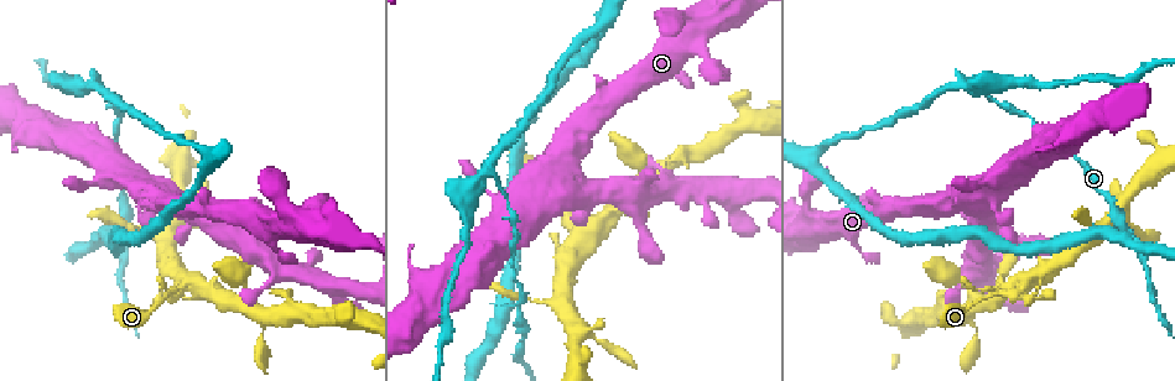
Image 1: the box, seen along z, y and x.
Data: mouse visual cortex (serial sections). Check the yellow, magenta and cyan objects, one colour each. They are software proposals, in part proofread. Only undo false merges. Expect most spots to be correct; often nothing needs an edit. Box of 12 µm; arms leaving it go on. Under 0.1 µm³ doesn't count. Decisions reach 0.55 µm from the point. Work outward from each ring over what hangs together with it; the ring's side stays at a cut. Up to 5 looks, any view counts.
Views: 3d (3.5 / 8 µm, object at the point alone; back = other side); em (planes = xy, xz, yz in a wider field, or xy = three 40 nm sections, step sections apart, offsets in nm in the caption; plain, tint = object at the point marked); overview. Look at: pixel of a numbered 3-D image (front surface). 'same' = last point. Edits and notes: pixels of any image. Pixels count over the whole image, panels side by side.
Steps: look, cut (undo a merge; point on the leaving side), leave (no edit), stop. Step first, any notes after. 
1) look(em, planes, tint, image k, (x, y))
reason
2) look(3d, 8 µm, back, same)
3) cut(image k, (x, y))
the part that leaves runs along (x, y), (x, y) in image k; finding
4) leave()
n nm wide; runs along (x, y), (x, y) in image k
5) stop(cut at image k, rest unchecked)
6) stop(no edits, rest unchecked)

look(3d, 8 µm, image 1, (93, 84))
two arms in line, one across

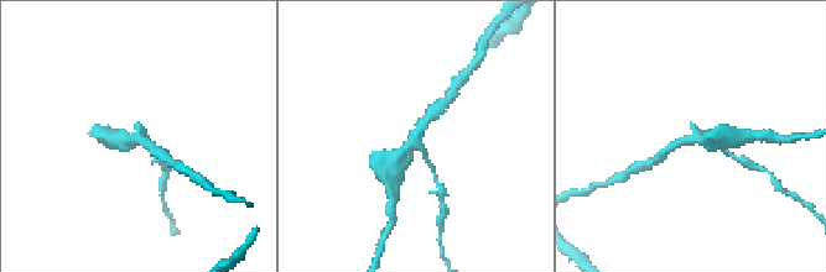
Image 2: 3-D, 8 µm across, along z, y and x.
look(em, xy, step 3, tint, image 2, (698, 135))
3 arms; arms of 100, 200, 400 nm; shape alone is not enough

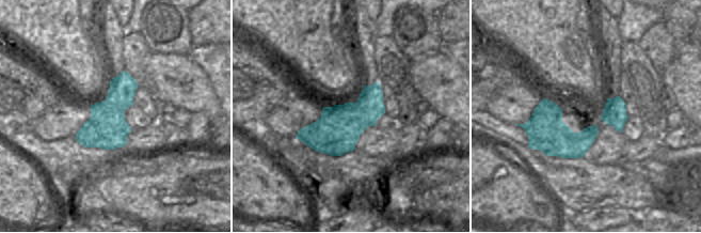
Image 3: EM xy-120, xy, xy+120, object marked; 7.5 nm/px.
cut(image 2, (404, 161))
the part that leaves runs along (700, 136), (674, 144), (661, 156) in image 2; a second cell is stuck on

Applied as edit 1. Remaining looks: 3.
look(overview)

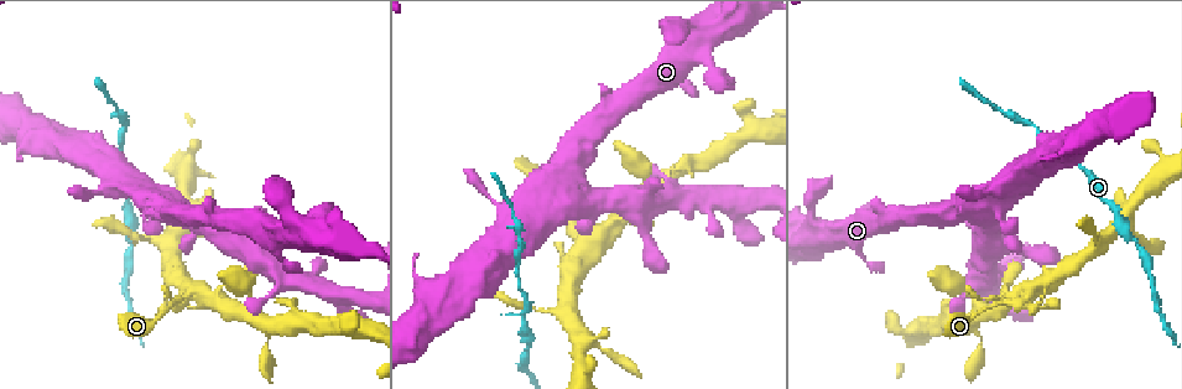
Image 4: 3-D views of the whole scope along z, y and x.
look(3d, 3.5 µm, image 4, (192, 290))
sharp bend

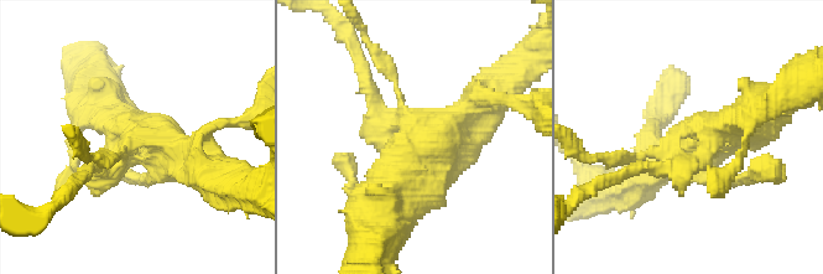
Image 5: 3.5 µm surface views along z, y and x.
look(em, xy, step 3, tint, image 5, (708, 139))
now the EM

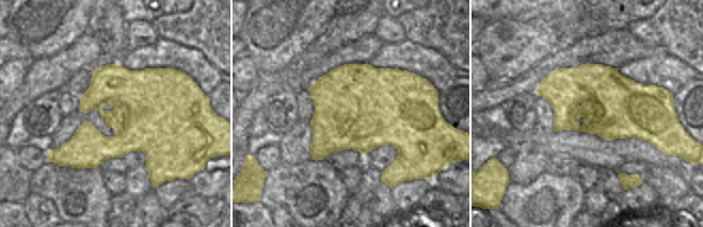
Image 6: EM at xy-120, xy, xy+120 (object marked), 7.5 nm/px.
leave()
runs along (375, 113), (478, 103) in image 5; continuous, no second cell

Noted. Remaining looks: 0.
stop(cut at image 2, rest unchecked)

